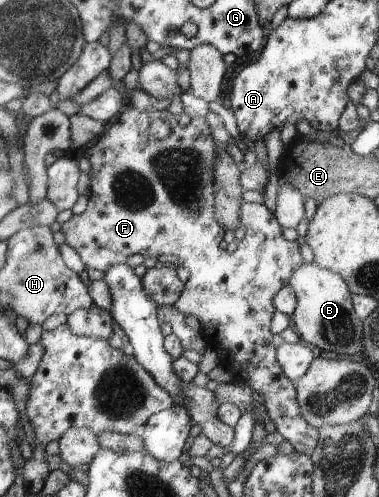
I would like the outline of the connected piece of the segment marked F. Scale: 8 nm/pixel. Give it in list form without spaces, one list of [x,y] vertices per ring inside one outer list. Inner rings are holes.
[[[131,108],[129,112],[121,111],[112,122],[107,124],[106,131],[101,135],[101,140],[97,140],[91,148],[85,149],[85,157],[89,158],[91,163],[91,186],[90,196],[88,197],[88,205],[86,210],[78,215],[73,215],[69,220],[60,224],[60,231],[65,235],[65,245],[71,245],[71,248],[79,254],[83,264],[86,268],[95,268],[105,272],[109,267],[116,264],[123,264],[127,258],[132,254],[141,254],[144,258],[158,257],[164,254],[171,256],[177,256],[179,265],[184,266],[189,270],[190,277],[184,284],[183,292],[179,300],[175,301],[171,310],[177,309],[181,314],[185,316],[195,315],[201,324],[201,331],[208,334],[209,339],[215,345],[217,352],[223,355],[222,364],[227,376],[231,376],[232,380],[243,380],[246,386],[249,387],[254,393],[260,394],[264,399],[264,407],[267,409],[268,415],[275,423],[276,431],[283,436],[285,440],[293,445],[295,452],[300,455],[310,454],[315,450],[316,442],[318,439],[318,429],[312,427],[301,414],[299,403],[296,399],[296,385],[295,382],[290,381],[284,374],[281,365],[277,362],[276,347],[273,345],[272,332],[270,324],[274,315],[275,307],[273,306],[273,297],[281,288],[288,284],[292,274],[304,263],[301,258],[300,241],[287,241],[283,239],[283,228],[277,222],[274,214],[270,212],[270,209],[265,207],[265,204],[244,202],[241,205],[239,212],[239,219],[241,224],[246,228],[244,238],[237,243],[237,248],[233,253],[227,253],[225,248],[219,248],[219,242],[221,242],[221,236],[223,236],[223,230],[221,230],[221,224],[217,224],[217,218],[214,216],[214,196],[216,188],[214,187],[214,168],[216,159],[218,158],[217,142],[211,136],[211,130],[207,125],[205,117],[196,117],[195,119],[188,119],[186,115],[179,118],[169,111],[140,111],[138,108]],[[153,120],[163,120],[167,124],[172,124],[173,128],[182,127],[185,132],[171,132],[171,138],[169,140],[151,140],[149,138],[149,124],[153,124]]]

